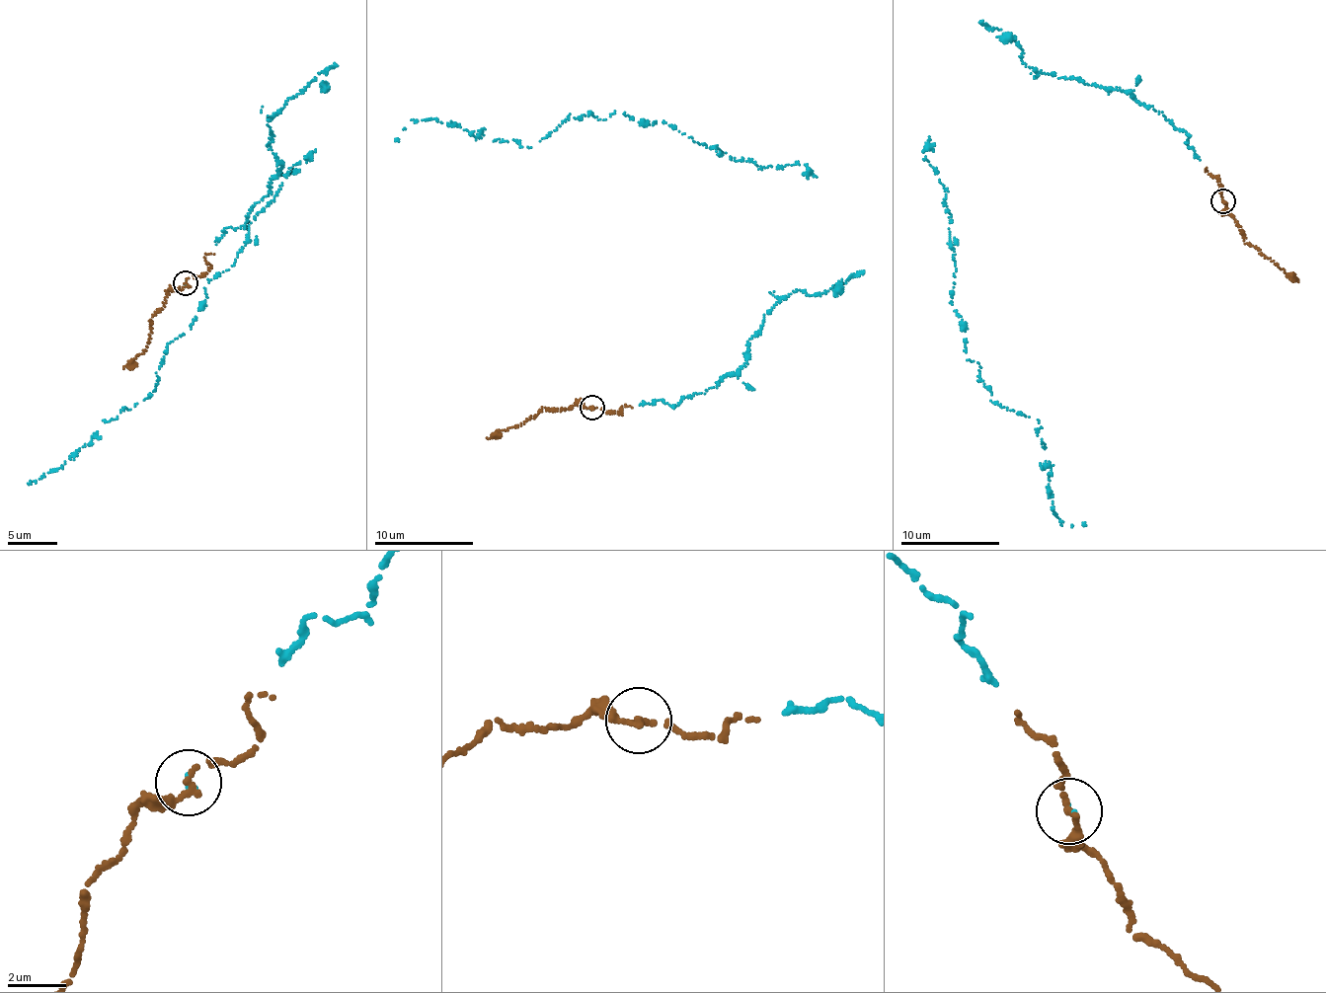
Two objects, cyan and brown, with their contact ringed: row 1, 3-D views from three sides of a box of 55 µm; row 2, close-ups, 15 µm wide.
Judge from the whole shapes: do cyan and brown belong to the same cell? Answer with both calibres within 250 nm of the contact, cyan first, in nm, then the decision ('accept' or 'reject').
110/200 nm | accept

